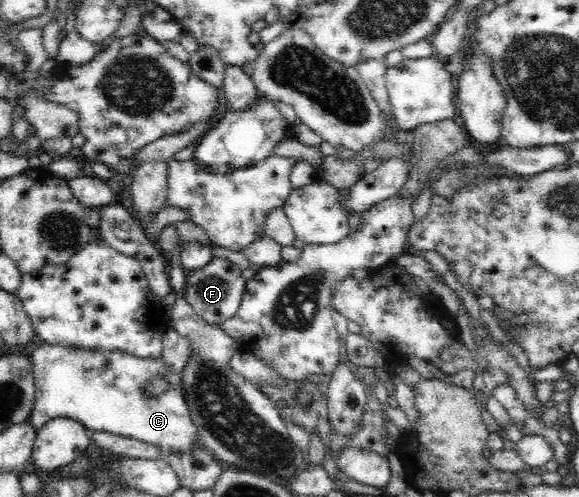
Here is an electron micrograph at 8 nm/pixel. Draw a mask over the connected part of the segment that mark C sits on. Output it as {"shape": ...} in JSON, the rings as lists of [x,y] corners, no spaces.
{"shape":[[[42,344],[30,357],[33,363],[36,390],[34,404],[27,424],[40,430],[51,418],[70,417],[78,419],[87,430],[108,432],[120,437],[136,439],[156,445],[164,451],[179,451],[192,445],[202,444],[191,425],[184,395],[180,385],[181,373],[168,373],[162,360],[136,358],[123,352],[102,350],[82,352],[73,348],[62,348],[53,344]]]}

